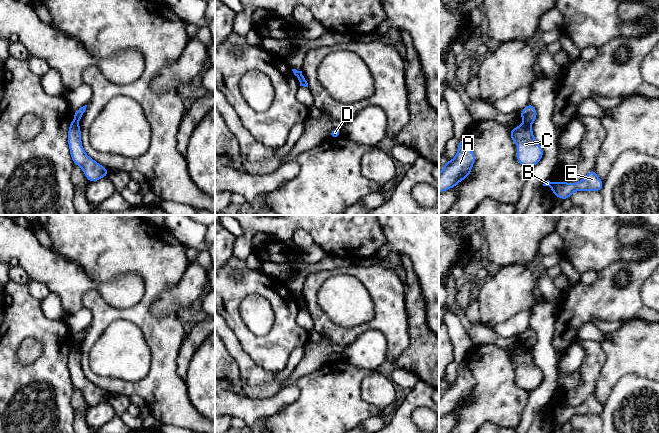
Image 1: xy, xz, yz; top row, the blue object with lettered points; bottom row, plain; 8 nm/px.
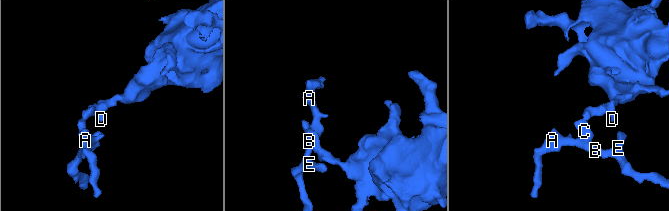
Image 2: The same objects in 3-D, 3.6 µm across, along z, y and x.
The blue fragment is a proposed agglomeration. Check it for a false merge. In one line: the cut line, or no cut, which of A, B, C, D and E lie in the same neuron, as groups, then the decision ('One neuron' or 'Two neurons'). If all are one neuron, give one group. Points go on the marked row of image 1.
Split along yz (524, 123), (529, 125). Groups: A B C E / D. Two neurons

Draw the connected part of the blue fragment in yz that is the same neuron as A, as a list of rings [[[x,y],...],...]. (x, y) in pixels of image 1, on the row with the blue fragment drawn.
[[[467,139],[459,141],[456,156],[444,163],[443,170],[439,173],[439,193],[454,188],[460,181],[466,179],[474,162],[475,154]]]

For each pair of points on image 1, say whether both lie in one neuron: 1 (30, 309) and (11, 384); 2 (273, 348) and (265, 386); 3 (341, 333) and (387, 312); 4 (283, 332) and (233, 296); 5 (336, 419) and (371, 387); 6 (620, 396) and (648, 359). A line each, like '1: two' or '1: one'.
1: one
2: two
3: one
4: one
5: two
6: two

